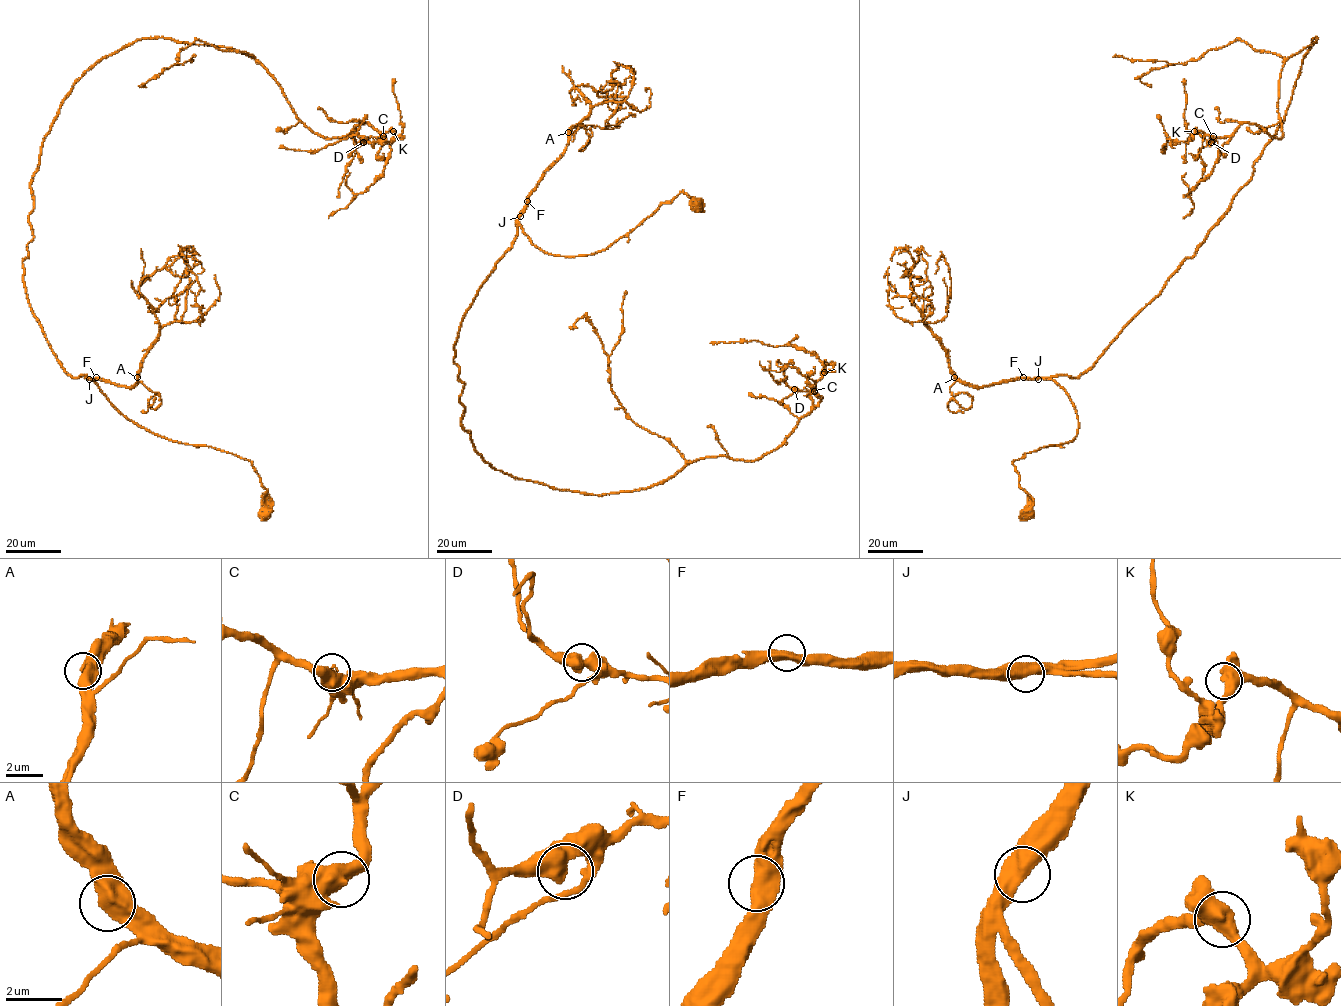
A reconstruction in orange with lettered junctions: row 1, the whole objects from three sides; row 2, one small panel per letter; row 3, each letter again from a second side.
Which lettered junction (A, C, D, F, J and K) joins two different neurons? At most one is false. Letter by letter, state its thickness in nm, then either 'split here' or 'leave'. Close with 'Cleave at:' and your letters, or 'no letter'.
A: 600 nm | leave
C: 550 nm | leave
D: 550 nm | leave
F: 550 nm | leave
J: 600 nm | leave
K: 550 nm | leave
Cleave at: no letter

